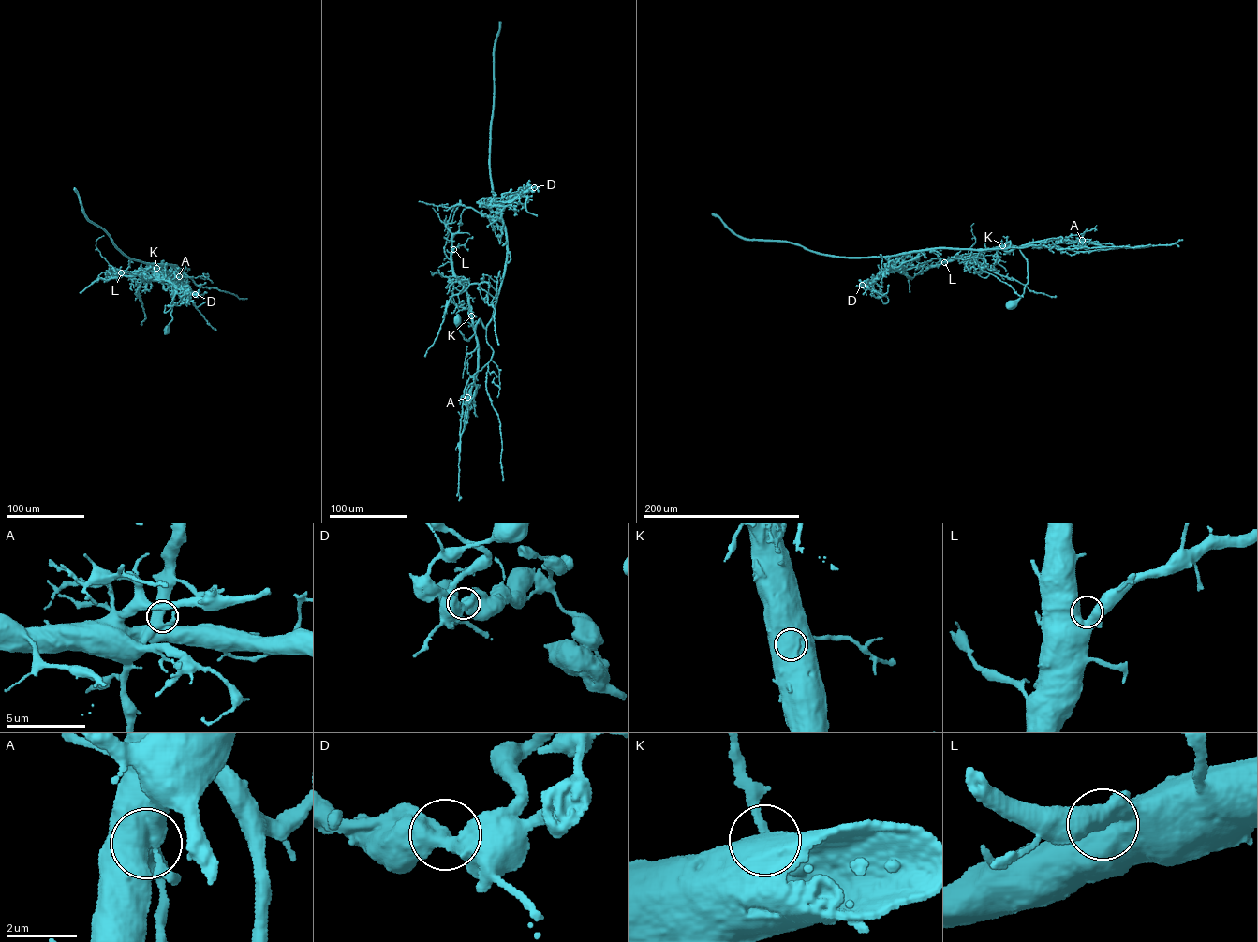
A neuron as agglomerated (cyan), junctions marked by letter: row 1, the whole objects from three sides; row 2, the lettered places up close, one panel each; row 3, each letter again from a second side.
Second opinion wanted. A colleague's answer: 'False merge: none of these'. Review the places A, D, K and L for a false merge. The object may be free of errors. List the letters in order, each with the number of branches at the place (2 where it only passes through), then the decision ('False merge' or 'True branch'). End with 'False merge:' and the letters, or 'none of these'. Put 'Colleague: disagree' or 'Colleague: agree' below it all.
A: Branches: 2. True branch
D: Branches: 2. False merge
K: Branches: 2. True branch
L: Branches: 2. True branch
False merge: D
Colleague: disagree

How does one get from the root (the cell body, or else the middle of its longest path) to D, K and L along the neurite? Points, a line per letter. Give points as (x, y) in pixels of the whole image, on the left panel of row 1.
D: (167, 330), (172, 299), (166, 273), (173, 267), (181, 274), (176, 266), (166, 265), (161, 277), (195, 294)
K: (167, 330), (171, 319), (172, 299), (167, 274), (156, 268)
L: (167, 330), (171, 319), (172, 306), (167, 274), (156, 270), (121, 272)

